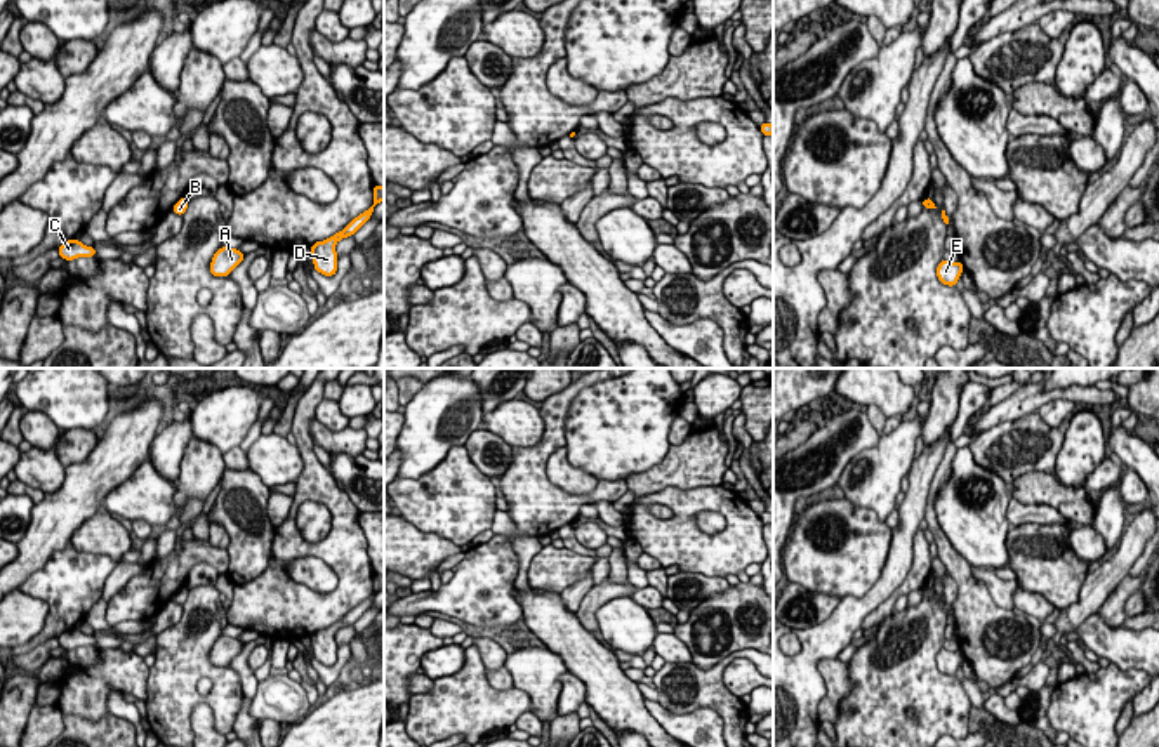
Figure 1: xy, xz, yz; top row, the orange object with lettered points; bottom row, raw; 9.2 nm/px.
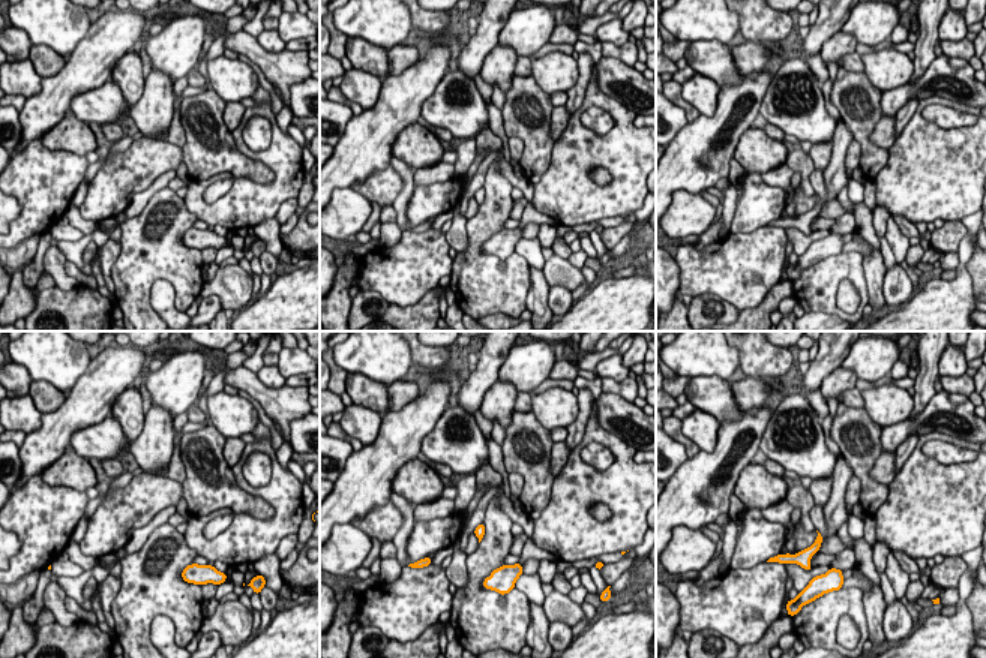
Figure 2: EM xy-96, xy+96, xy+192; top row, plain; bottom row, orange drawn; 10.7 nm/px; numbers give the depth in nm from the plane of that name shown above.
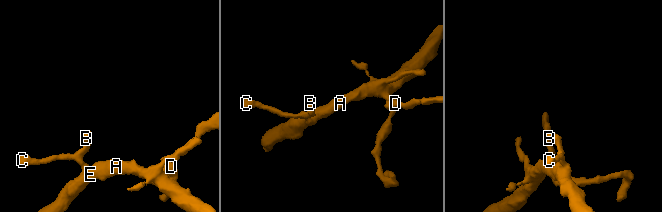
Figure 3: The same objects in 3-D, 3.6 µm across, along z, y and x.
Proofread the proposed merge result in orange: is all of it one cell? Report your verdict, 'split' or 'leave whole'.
leave whole

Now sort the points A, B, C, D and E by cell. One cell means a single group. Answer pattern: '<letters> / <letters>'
A B C D E

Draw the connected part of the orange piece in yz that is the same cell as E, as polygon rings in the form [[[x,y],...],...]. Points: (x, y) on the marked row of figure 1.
[[[942,259],[940,264],[937,266],[938,281],[947,287],[956,287],[963,271],[964,271],[964,268],[963,268],[961,261],[949,262],[949,261]]]

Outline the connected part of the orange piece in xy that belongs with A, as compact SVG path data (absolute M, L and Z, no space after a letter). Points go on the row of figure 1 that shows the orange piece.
M221 247L210 261L212 276L229 276L229 273L242 264L245 254L238 248Z

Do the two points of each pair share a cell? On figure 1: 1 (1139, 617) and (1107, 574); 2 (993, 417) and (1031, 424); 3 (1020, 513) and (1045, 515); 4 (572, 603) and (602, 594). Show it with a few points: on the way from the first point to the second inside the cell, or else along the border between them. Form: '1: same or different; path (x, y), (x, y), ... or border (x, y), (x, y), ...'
1: different; border (1128, 575), (1097, 612)
2: different; border (1036, 410), (1001, 421), (982, 433)
3: same; path (1026, 513), (1039, 513)
4: different; border (593, 584), (574, 612)

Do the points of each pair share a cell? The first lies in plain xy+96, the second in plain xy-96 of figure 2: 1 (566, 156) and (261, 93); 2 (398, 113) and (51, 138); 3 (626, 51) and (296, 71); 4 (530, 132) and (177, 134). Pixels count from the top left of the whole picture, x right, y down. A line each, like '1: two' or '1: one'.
1: one
2: two
3: one
4: two

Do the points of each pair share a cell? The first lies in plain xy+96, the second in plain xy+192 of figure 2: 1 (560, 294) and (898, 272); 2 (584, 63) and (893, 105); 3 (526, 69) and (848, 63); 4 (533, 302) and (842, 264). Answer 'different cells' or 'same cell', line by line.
1: same cell
2: different cells
3: same cell
4: different cells

